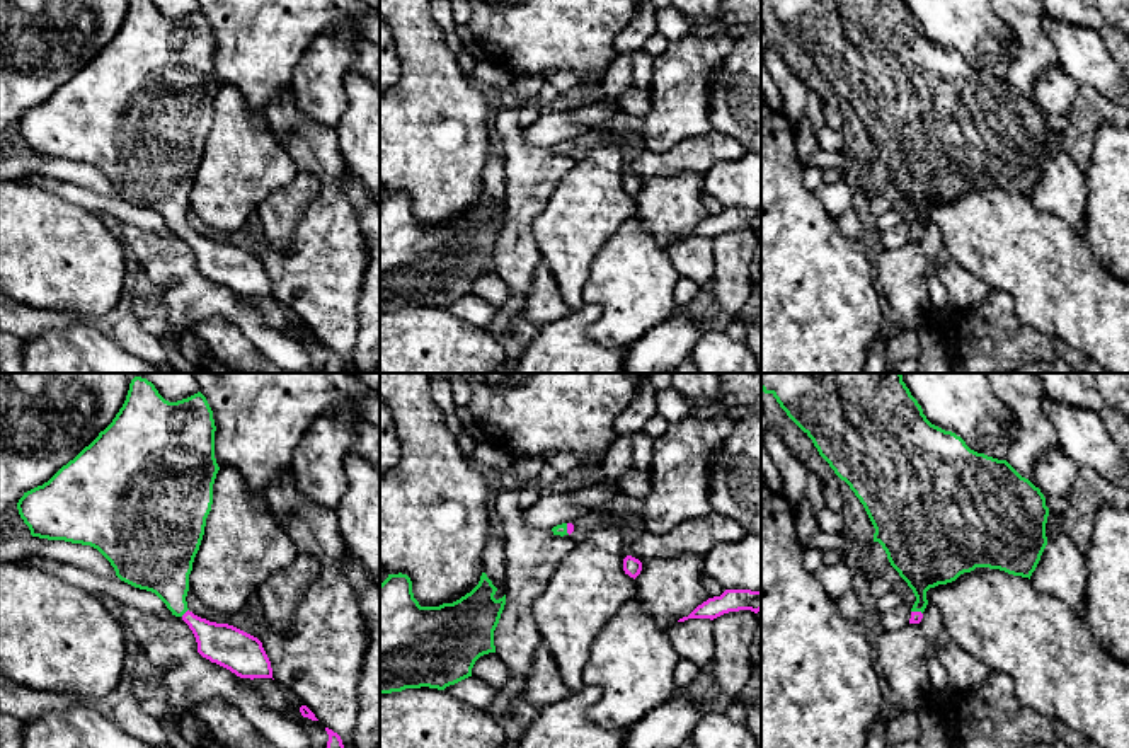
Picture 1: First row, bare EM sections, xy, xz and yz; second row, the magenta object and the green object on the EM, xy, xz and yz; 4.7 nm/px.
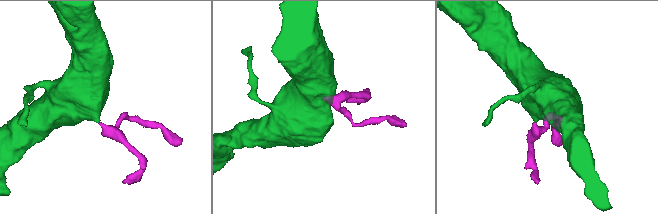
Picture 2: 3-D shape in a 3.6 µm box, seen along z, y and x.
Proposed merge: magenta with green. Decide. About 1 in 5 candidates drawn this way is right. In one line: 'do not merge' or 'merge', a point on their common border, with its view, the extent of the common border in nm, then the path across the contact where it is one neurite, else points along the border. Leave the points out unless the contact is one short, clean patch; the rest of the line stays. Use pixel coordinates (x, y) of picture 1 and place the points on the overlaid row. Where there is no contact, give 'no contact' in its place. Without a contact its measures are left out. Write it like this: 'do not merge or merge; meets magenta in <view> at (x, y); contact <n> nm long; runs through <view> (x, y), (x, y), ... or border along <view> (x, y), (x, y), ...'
merge; meets magenta in xy at (186, 612); contact 50 nm long; runs through xy (223, 644), (217, 643), (186, 612), (176, 602), (162, 566)

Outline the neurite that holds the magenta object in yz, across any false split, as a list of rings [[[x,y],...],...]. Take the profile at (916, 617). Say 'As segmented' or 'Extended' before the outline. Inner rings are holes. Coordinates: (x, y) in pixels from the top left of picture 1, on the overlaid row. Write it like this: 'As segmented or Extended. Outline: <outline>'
Extended. Outline: [[[761,373],[761,390],[777,399],[863,504],[875,528],[874,542],[882,545],[916,596],[909,624],[921,622],[930,588],[952,583],[976,567],[1030,579],[1047,545],[1044,494],[1006,460],[977,453],[955,433],[931,424],[901,373]]]

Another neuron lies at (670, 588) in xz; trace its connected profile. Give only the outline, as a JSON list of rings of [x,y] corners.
[[[693,554],[642,562],[635,578],[637,598],[664,632],[710,598],[702,567],[703,557]]]

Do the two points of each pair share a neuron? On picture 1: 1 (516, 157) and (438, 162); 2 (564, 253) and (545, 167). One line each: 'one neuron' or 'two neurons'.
1: two neurons
2: two neurons

